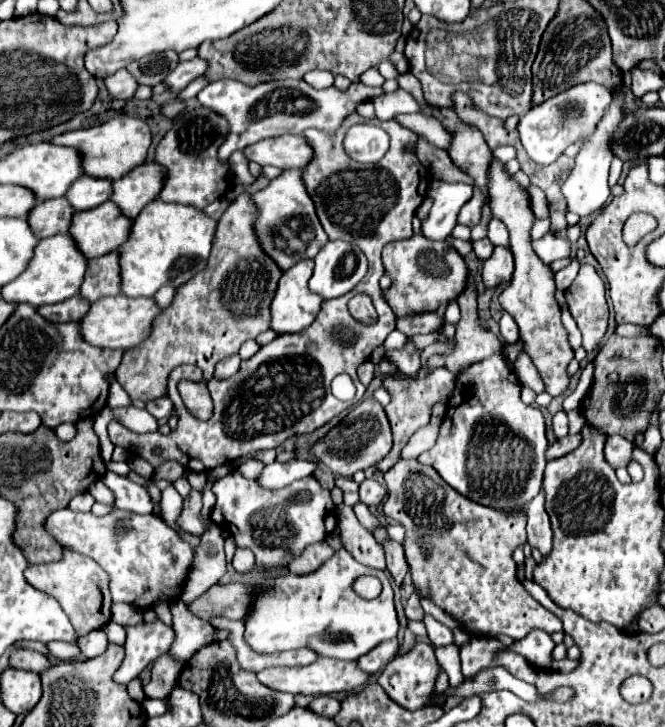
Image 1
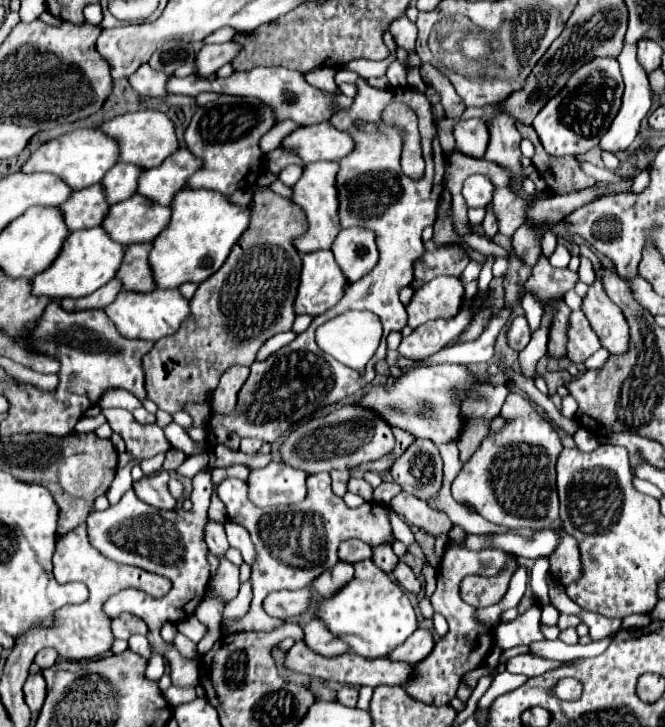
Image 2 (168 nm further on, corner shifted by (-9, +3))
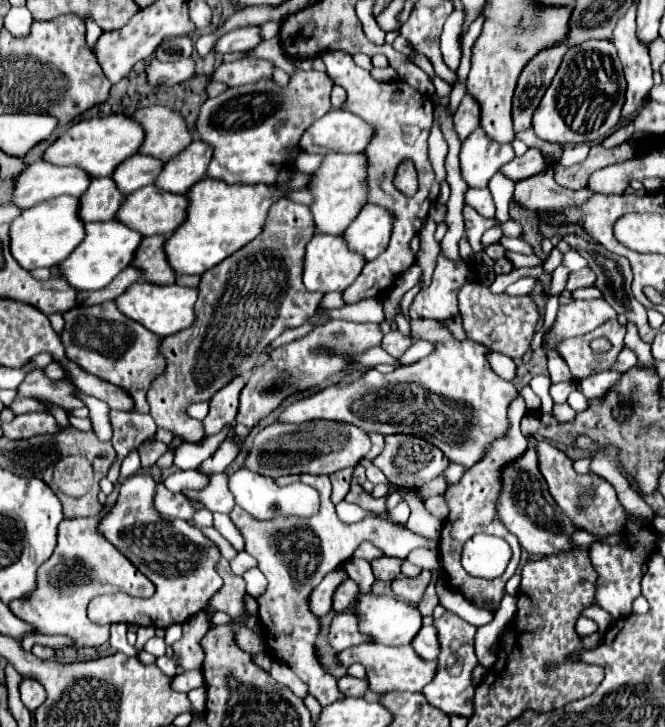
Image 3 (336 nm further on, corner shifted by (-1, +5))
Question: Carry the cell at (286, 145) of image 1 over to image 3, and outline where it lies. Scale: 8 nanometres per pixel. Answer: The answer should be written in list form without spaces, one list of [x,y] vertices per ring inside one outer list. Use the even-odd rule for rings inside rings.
[[[333,109],[315,121],[301,137],[305,153],[361,153],[371,143],[375,127],[343,109]]]

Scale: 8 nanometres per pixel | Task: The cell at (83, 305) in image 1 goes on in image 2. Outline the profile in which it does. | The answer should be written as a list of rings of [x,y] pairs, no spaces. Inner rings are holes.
[[[117,279],[109,281],[109,285],[103,285],[97,289],[97,293],[91,293],[89,297],[79,297],[79,299],[61,299],[59,305],[65,311],[85,311],[85,309],[103,309],[107,307],[115,295],[121,291],[121,283]]]

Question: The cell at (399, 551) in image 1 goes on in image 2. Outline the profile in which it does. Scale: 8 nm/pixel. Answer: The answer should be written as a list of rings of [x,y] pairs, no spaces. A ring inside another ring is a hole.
[[[399,561],[397,567],[393,569],[393,575],[395,575],[395,579],[399,581],[399,585],[405,591],[411,591],[411,593],[419,593],[421,591],[421,581],[413,575],[413,571],[411,571],[411,567],[407,563]]]

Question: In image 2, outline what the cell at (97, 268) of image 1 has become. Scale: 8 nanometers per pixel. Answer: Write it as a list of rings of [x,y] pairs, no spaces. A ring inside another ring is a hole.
[[[135,243],[125,247],[125,261],[117,271],[117,277],[123,285],[123,291],[151,291],[155,289],[151,269],[147,263],[151,243]]]

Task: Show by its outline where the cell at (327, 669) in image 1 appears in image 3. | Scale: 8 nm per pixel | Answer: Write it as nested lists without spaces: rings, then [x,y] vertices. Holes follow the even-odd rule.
[[[363,643],[357,647],[349,647],[339,655],[343,665],[353,665],[353,663],[363,663],[367,667],[367,681],[369,689],[377,693],[379,697],[391,691],[409,691],[409,693],[419,693],[427,683],[433,681],[437,673],[437,661],[425,661],[421,659],[411,645],[405,647],[381,647],[379,643]]]

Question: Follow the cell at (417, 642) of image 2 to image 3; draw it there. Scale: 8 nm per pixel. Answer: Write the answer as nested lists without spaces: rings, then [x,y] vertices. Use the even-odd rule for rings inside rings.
[[[423,625],[411,645],[413,645],[413,649],[417,649],[417,655],[421,655],[423,659],[429,659],[429,661],[437,659],[439,639],[437,639],[435,627],[433,625]]]

